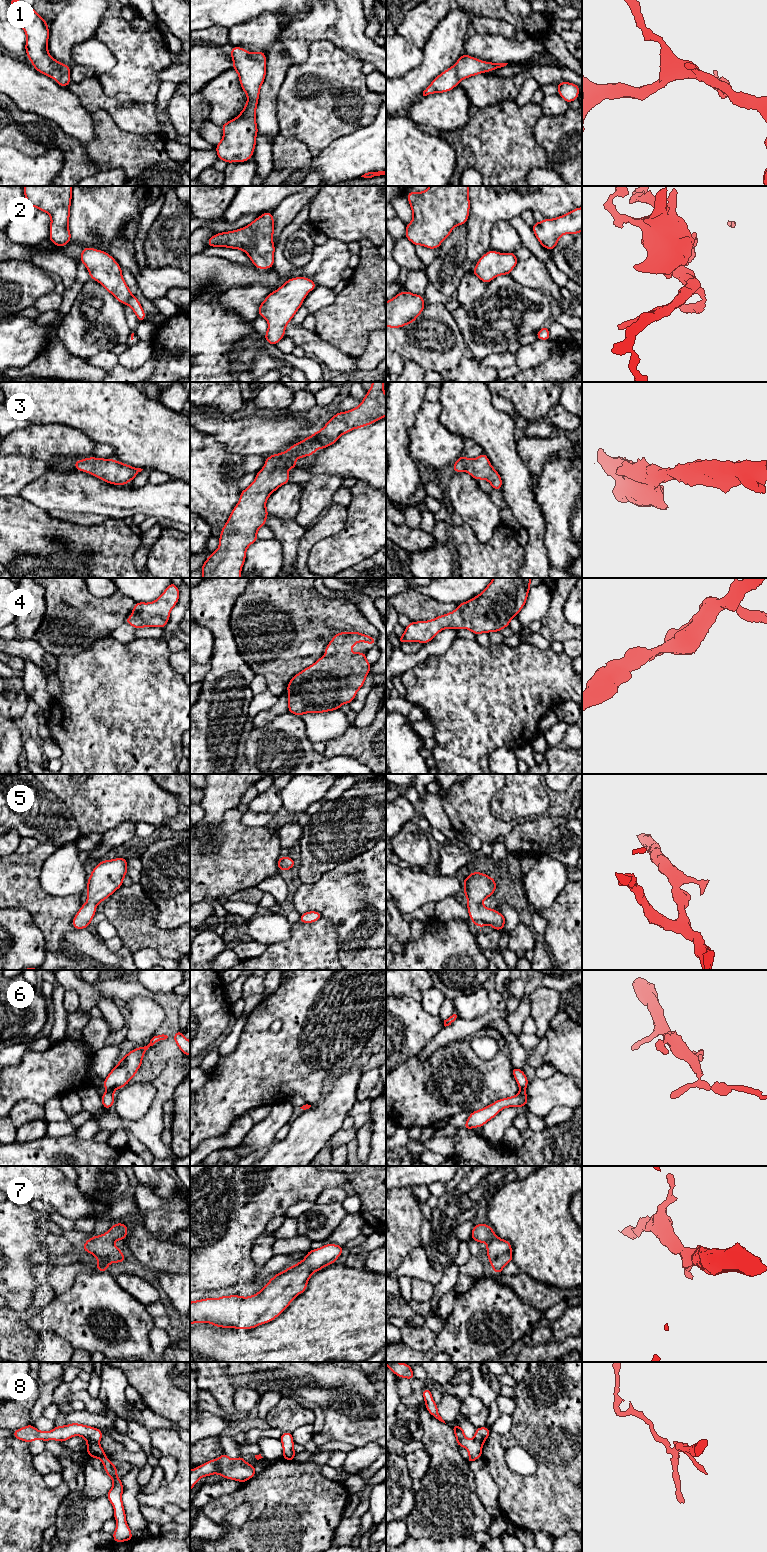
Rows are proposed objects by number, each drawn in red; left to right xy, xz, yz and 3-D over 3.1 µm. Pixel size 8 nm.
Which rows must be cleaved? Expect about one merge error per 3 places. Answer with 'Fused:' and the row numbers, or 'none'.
Fused: 6, 8

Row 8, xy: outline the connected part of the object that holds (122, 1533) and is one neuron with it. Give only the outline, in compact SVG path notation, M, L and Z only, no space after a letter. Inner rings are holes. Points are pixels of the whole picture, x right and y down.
M87 1441L86 1451L90 1458L98 1458L103 1462L106 1474L113 1480L113 1486L107 1493L106 1497L113 1505L114 1519L117 1522L113 1532L113 1542L125 1542L133 1540L131 1529L126 1522L125 1509L122 1502L123 1484L117 1476L117 1467L109 1461L99 1442Z

